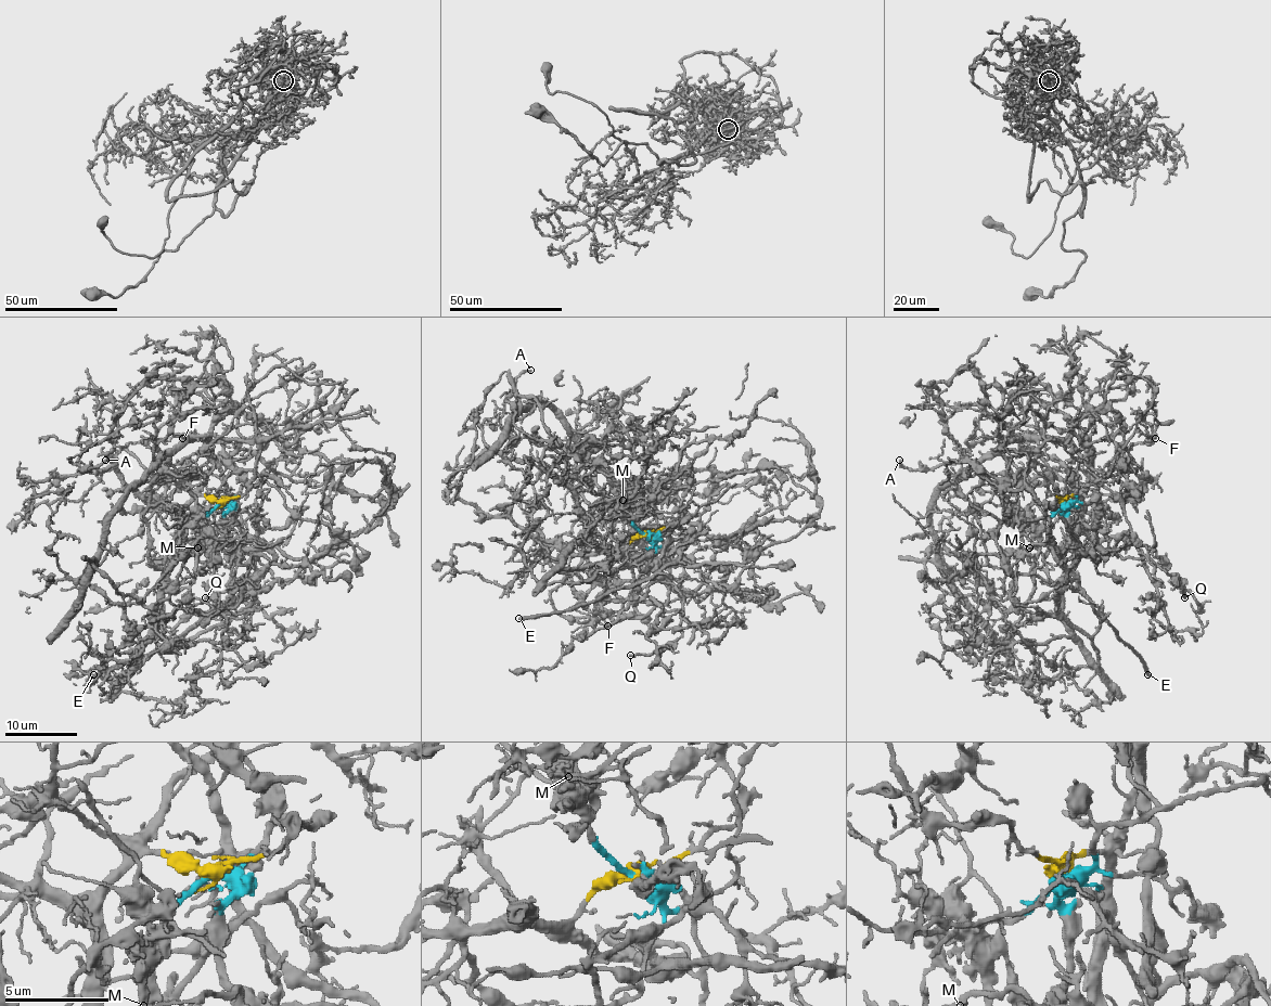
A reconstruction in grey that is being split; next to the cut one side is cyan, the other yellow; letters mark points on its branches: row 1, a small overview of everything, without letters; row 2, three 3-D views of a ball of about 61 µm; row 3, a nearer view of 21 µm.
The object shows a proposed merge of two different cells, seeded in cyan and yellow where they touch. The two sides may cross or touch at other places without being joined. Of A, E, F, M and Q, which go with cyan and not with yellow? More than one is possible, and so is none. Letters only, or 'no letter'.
E, M, Q

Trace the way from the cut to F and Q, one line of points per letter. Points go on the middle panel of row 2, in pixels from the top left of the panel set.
F: (646, 534), (623, 550), (594, 552), (590, 568), (576, 568), (551, 593), (557, 613), (608, 626)
Q: (646, 534), (666, 538), (658, 576), (683, 601), (682, 634), (652, 654), (630, 654)

